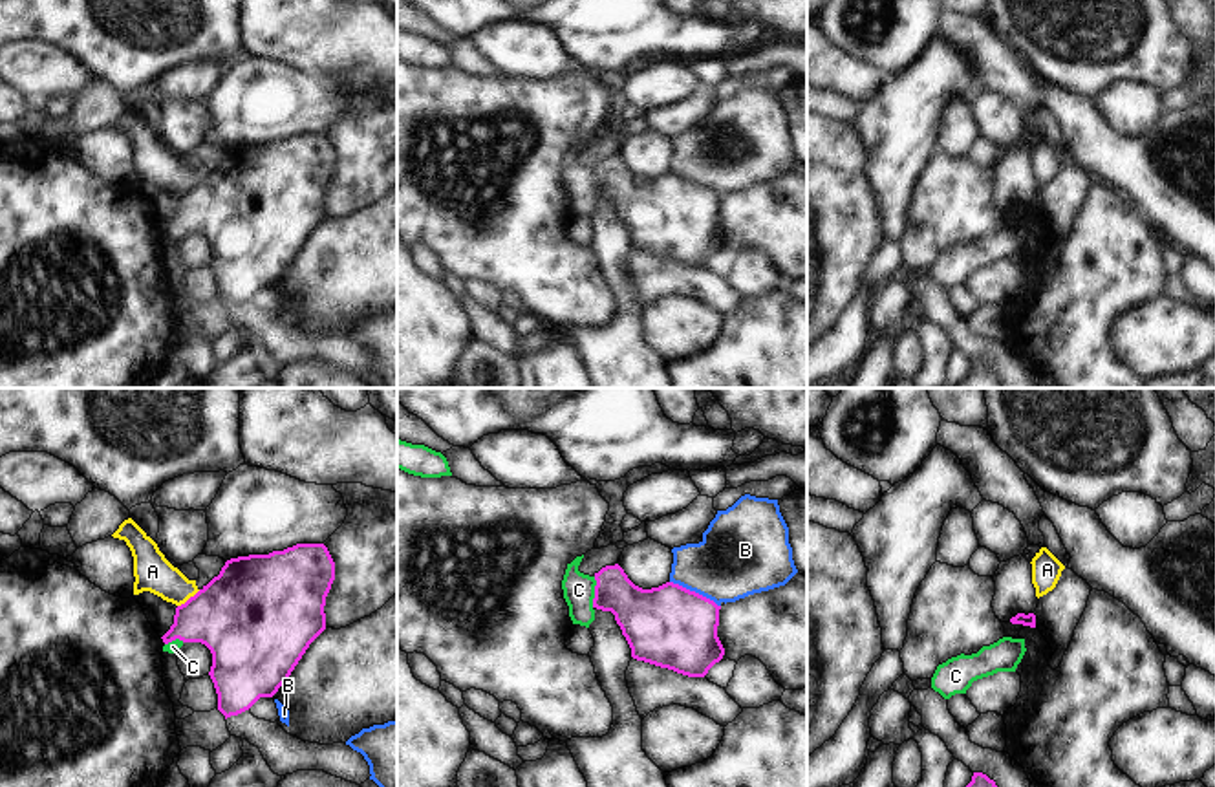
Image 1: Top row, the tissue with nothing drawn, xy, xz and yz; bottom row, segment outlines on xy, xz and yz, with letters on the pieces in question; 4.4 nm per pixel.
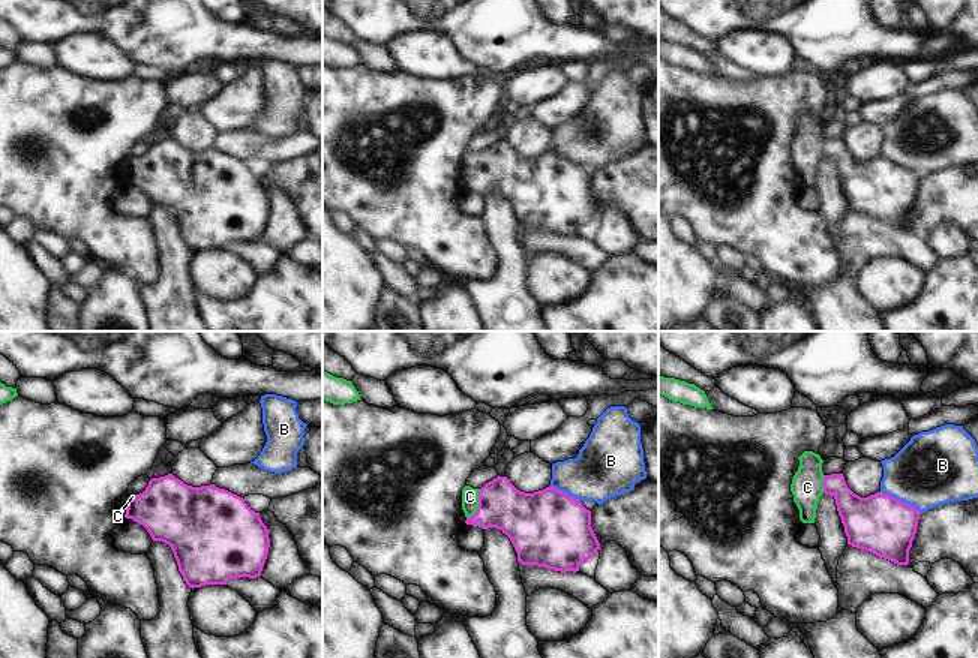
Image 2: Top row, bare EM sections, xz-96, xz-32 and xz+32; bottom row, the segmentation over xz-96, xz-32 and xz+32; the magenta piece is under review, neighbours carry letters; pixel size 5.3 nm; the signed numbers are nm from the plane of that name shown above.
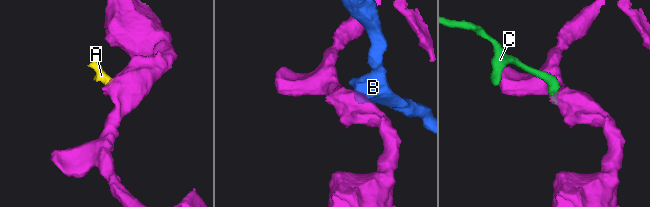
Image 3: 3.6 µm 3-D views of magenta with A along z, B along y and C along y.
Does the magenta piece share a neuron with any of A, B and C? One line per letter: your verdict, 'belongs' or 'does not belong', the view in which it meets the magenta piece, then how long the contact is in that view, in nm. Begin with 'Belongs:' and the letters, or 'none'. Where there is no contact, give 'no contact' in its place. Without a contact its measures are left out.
Belongs: C
A: does not belong; meets magenta in xy; contact 130 nm long
B: does not belong; meets magenta in xz; contact 260 nm long
C: belongs; meets magenta in xz; contact 140 nm long

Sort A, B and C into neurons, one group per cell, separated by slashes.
A / B / C

